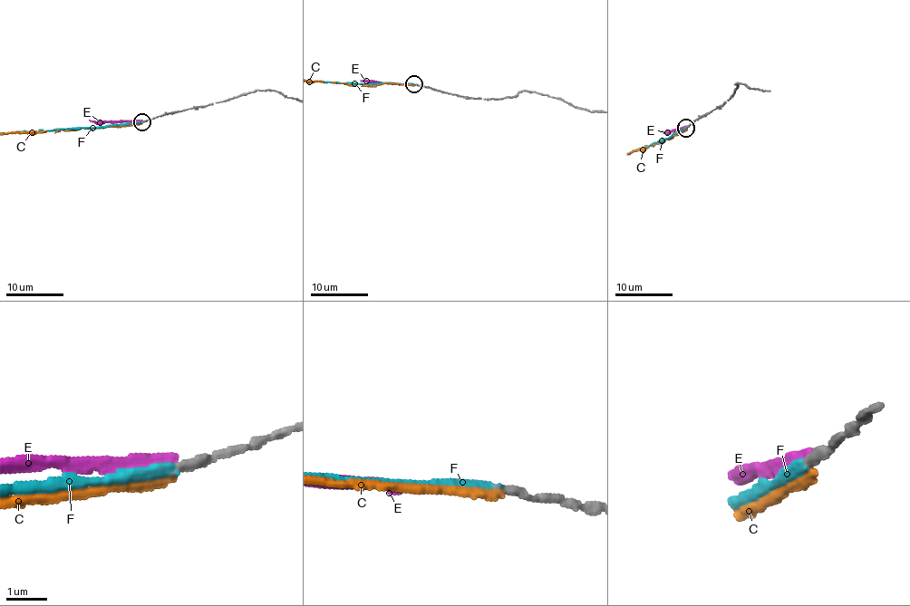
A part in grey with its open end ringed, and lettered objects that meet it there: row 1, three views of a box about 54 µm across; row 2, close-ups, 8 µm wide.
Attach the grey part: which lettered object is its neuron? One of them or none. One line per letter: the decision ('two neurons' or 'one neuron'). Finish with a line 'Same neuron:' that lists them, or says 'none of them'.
C: two neurons
E: two neurons
F: one neuron
Same neuron: F

